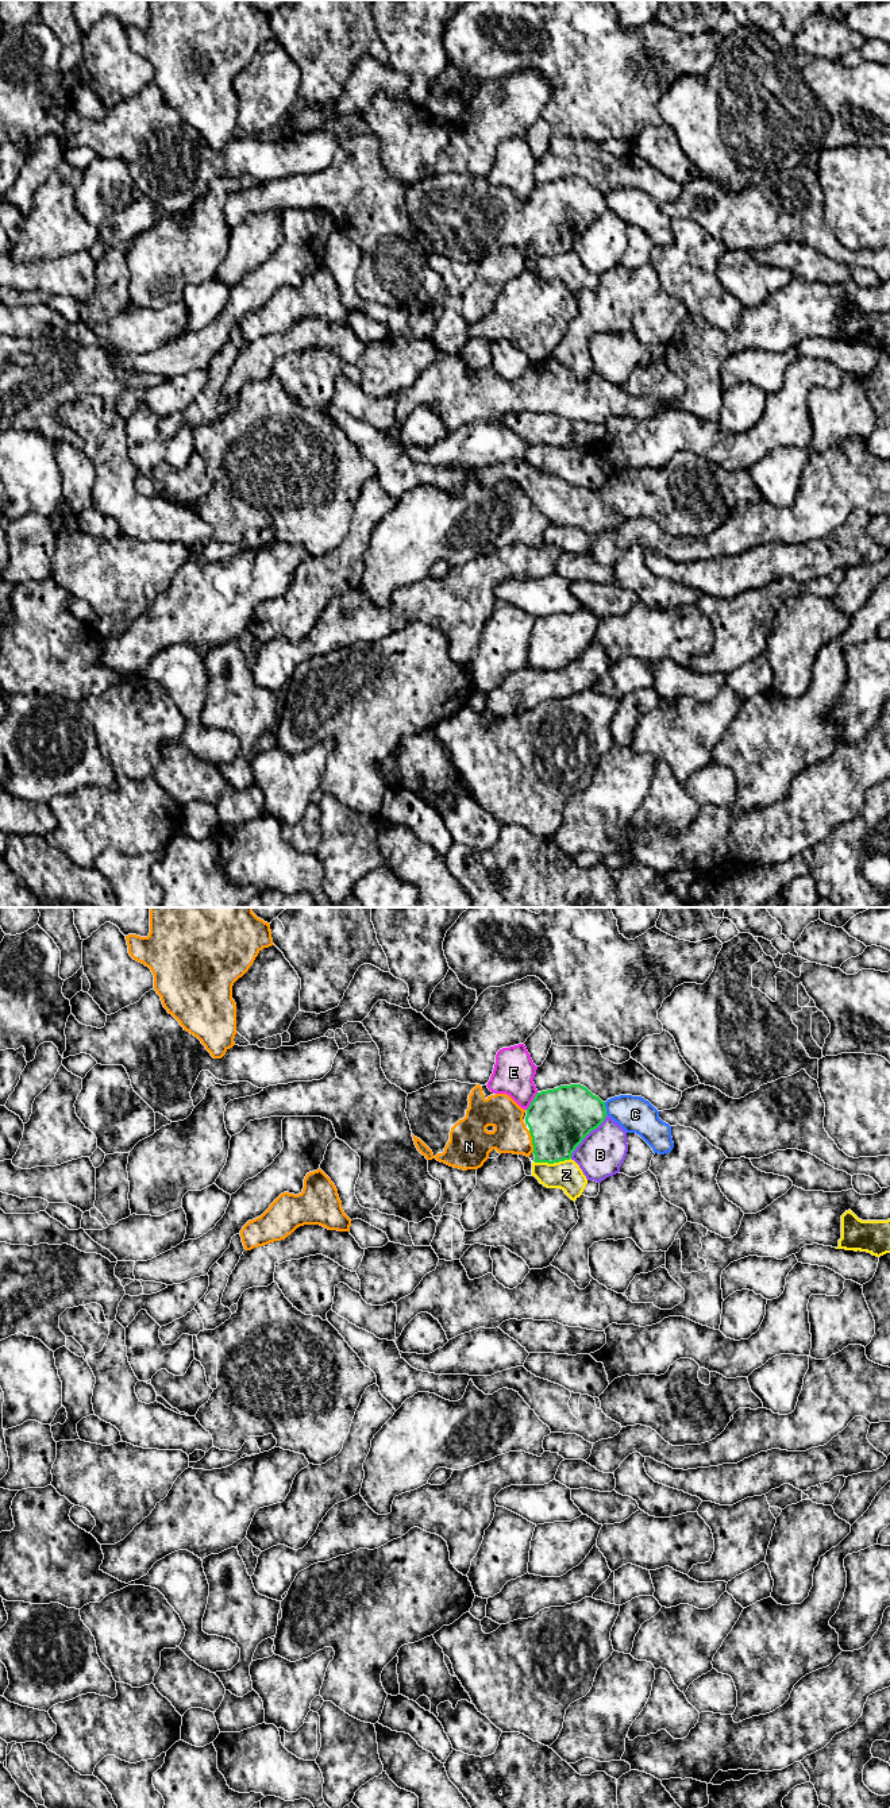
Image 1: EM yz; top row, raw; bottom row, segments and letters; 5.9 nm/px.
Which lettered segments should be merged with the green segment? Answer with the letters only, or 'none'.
N

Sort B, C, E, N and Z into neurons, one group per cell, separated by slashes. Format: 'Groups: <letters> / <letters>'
Groups: B / C / E / N / Z

